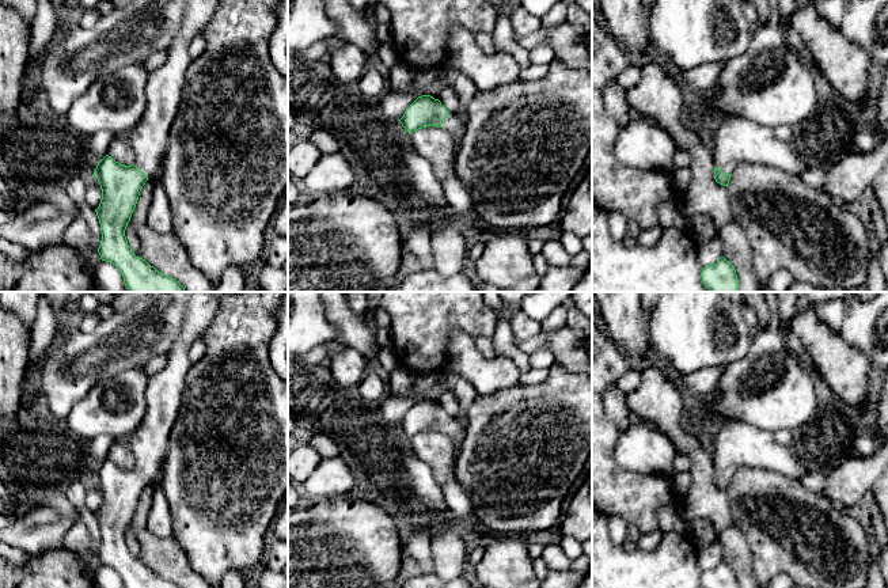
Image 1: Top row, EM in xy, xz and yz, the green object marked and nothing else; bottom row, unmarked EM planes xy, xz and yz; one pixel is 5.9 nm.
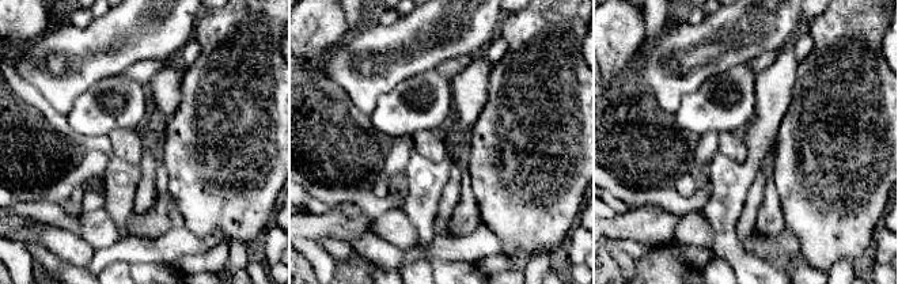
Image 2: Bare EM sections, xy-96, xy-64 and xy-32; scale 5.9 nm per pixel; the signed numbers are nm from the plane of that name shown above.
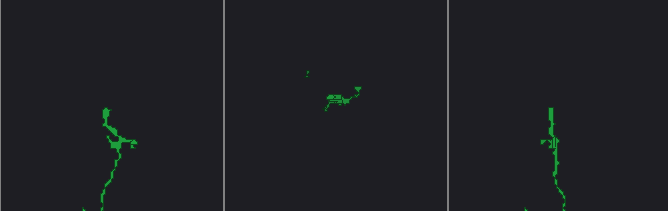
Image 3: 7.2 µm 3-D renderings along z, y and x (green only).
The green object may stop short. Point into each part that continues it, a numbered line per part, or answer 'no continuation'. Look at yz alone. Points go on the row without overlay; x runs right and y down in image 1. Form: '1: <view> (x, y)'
1: yz (735, 444)

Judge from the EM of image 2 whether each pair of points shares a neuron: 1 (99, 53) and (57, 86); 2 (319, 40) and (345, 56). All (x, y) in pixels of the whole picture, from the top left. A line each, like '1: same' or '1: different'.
1: same
2: different

